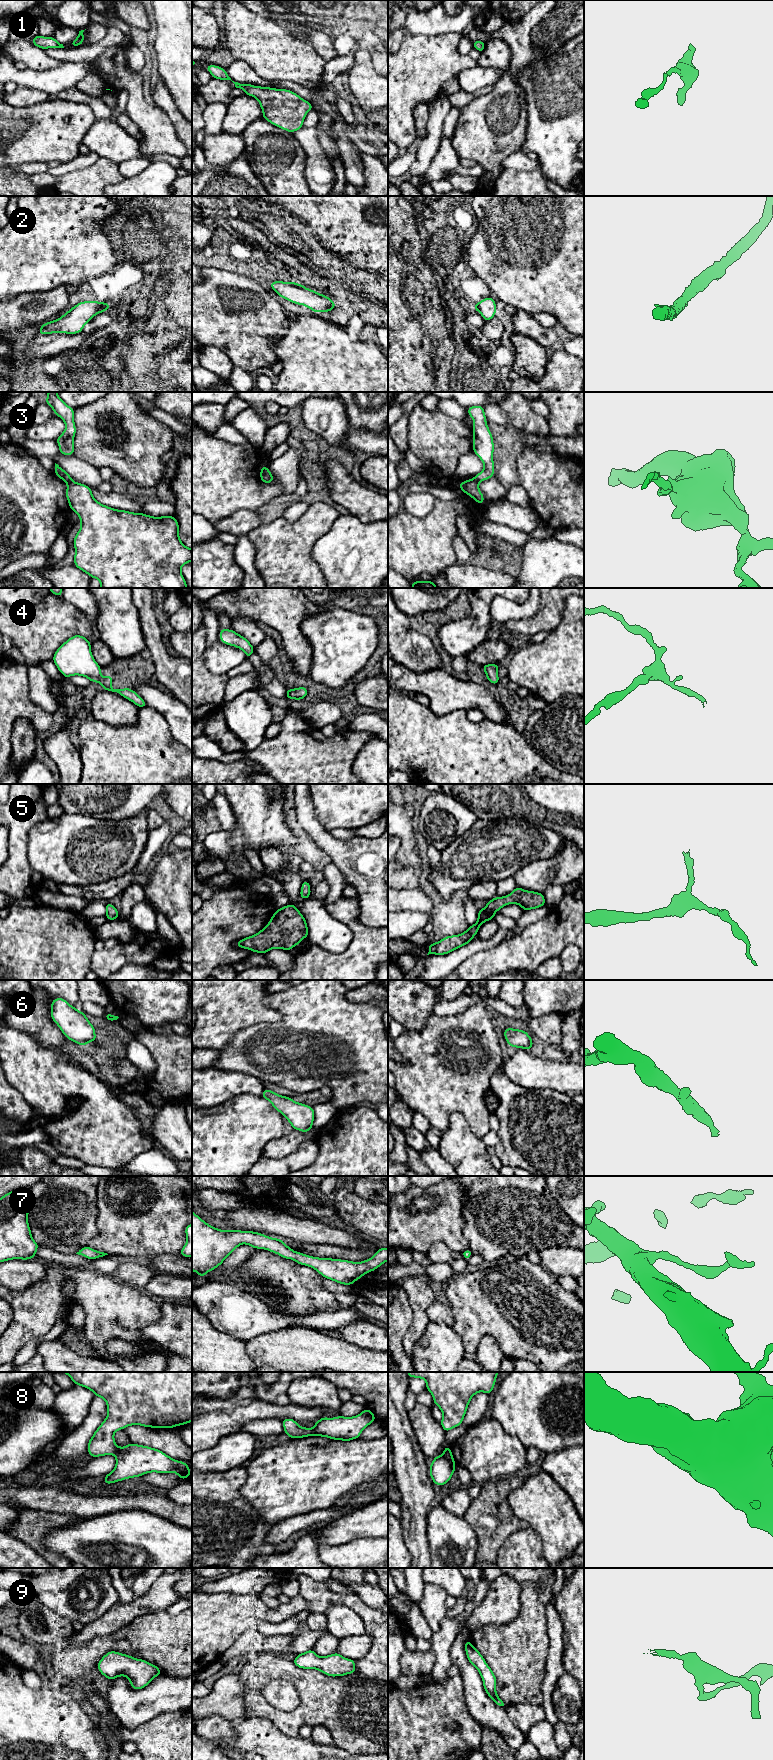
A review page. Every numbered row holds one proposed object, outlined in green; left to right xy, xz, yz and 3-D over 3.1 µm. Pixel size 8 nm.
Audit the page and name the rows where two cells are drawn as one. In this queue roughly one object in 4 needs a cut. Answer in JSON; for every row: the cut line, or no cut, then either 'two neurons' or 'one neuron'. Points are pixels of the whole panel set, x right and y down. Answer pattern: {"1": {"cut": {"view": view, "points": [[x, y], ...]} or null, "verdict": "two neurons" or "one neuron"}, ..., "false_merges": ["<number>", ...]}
{"1": {"cut": null, "verdict": "one neuron"}, "2": {"cut": null, "verdict": "one neuron"}, "3": {"cut": {"view": "yz", "points": [[473, 478], [478, 483]]}, "verdict": "two neurons"}, "4": {"cut": null, "verdict": "one neuron"}, "5": {"cut": null, "verdict": "one neuron"}, "6": {"cut": null, "verdict": "one neuron"}, "7": {"cut": null, "verdict": "one neuron"}, "8": {"cut": {"view": "xy", "points": [[118, 1447], [114, 1454]]}, "verdict": "two neurons"}, "9": {"cut": null, "verdict": "one neuron"}, "false_merges": ["3", "8"]}

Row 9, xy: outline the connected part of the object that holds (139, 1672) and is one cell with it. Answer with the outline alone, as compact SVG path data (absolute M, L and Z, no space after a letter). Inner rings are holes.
M116 1651L106 1653L97 1667L111 1681L116 1677L126 1676L135 1690L146 1687L153 1678L163 1674L156 1665Z

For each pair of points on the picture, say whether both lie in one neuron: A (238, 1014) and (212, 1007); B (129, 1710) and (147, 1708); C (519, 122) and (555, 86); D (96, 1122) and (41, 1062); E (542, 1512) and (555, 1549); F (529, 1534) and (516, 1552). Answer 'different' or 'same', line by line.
A: same
B: same
C: different
D: same
E: same
F: same

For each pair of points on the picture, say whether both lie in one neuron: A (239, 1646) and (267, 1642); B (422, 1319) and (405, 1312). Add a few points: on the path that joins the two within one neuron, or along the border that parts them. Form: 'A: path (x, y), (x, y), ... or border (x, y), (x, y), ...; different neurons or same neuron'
A: path (246, 1644), (260, 1643); same neuron
B: border (405, 1293), (412, 1310), (412, 1322), (403, 1337); different neurons

